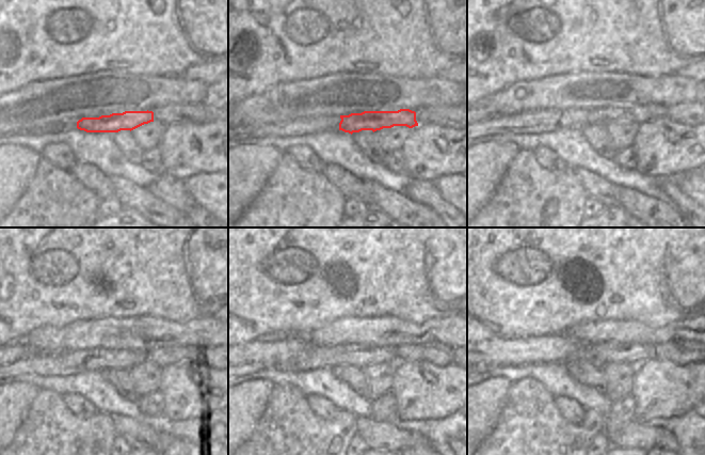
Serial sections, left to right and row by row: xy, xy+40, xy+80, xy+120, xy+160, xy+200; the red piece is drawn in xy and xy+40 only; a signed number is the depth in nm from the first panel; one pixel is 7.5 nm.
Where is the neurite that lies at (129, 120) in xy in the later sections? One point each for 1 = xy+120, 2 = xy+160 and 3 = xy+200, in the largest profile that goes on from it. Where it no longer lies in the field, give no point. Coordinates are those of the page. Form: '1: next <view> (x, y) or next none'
1: next xy+120 (166, 355)
2: next xy+160 (437, 354)
3: next xy+200 (679, 351)

